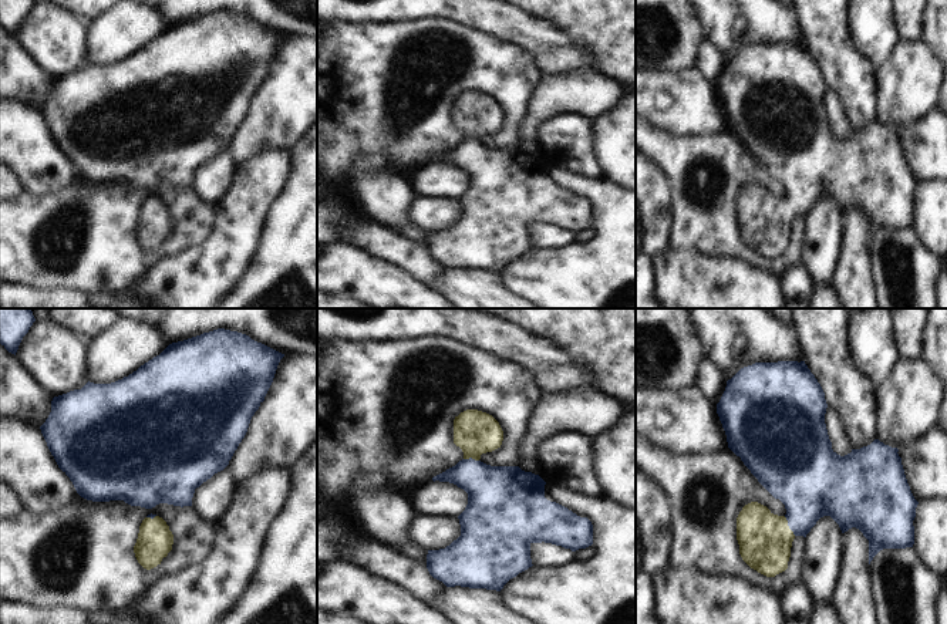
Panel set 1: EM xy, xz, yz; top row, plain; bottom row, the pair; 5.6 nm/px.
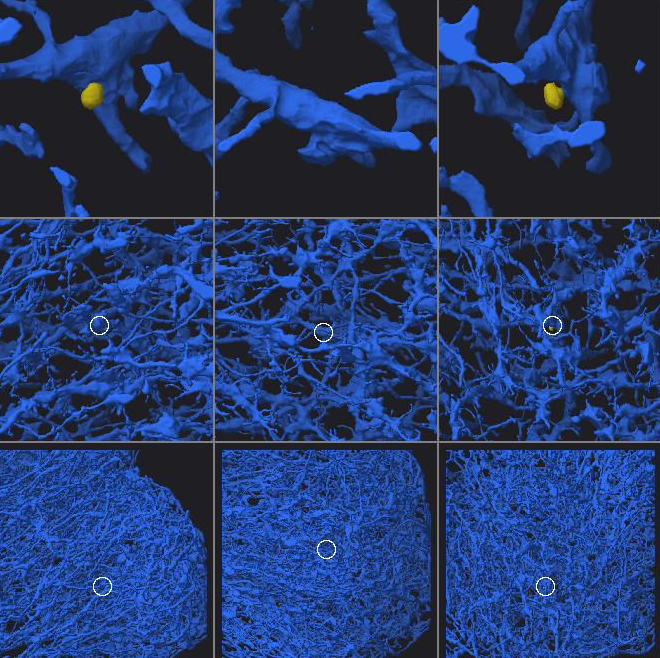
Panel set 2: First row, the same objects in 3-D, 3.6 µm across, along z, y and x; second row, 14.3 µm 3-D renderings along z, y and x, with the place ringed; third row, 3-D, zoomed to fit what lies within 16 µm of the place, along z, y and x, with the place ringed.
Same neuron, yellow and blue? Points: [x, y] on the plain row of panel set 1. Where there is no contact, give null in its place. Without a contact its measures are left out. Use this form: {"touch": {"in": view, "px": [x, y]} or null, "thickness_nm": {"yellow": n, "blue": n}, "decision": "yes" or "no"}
{"touch": {"in": "yz", "px": [788, 208]}, "thickness_nm": {"yellow": 300, "blue": 340}, "decision": "yes"}

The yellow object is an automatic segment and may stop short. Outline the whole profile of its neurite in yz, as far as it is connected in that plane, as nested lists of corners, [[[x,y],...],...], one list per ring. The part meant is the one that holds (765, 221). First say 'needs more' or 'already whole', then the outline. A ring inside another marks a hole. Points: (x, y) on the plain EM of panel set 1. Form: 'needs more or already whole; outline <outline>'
needs more; outline [[[805,43],[755,44],[744,48],[727,63],[725,72],[717,85],[717,95],[725,112],[728,129],[786,190],[785,198],[778,198],[766,188],[751,183],[742,189],[737,199],[741,239],[751,250],[766,259],[775,259],[788,250],[793,220],[796,217],[806,219],[823,198],[830,198],[842,215],[852,209],[863,215],[869,222],[869,246],[883,230],[906,230],[914,226],[913,202],[919,183],[907,165],[899,131],[874,121],[870,127],[852,131],[845,138],[838,136],[832,131],[825,105],[826,90],[825,74]]]

